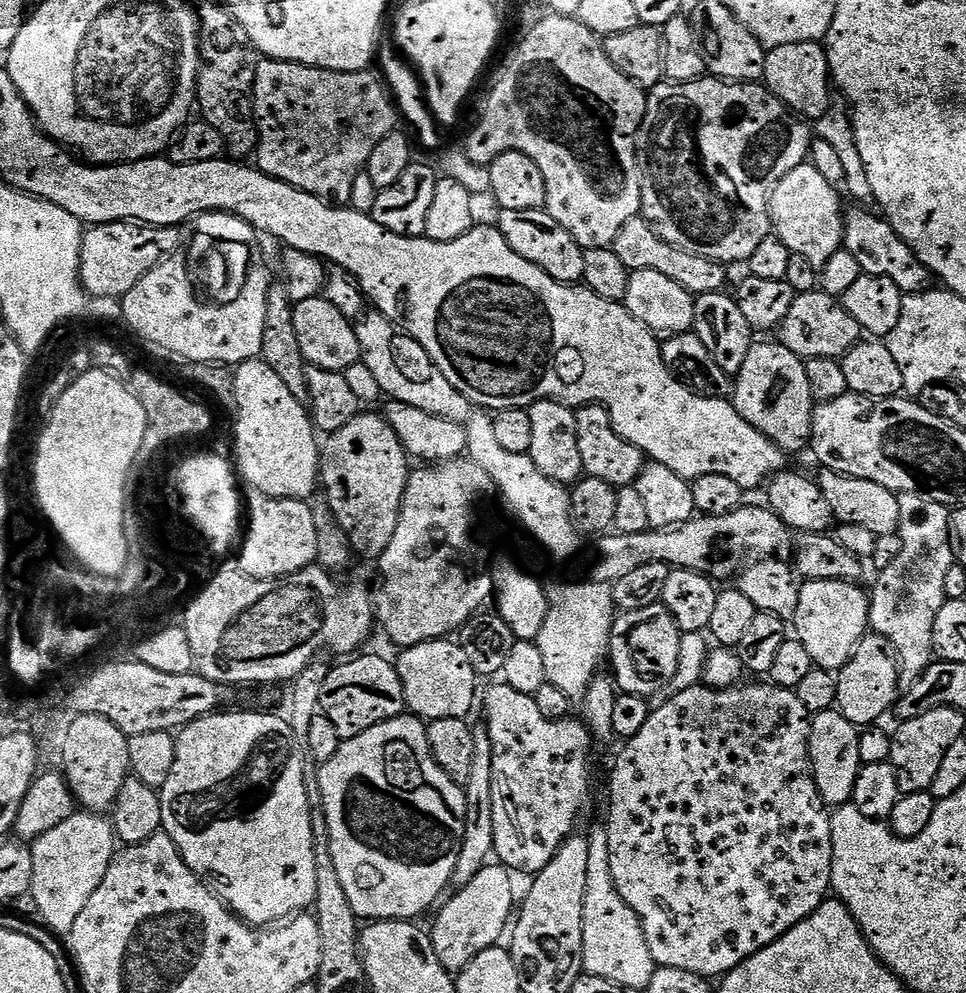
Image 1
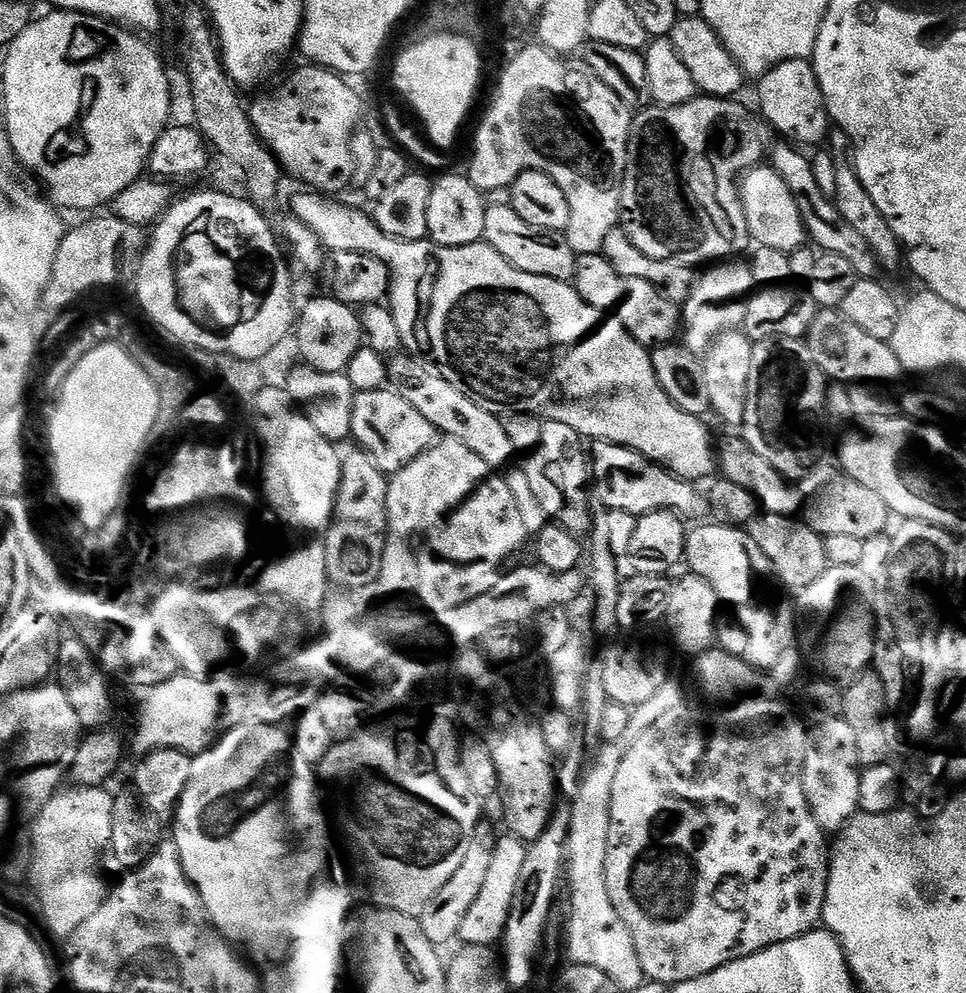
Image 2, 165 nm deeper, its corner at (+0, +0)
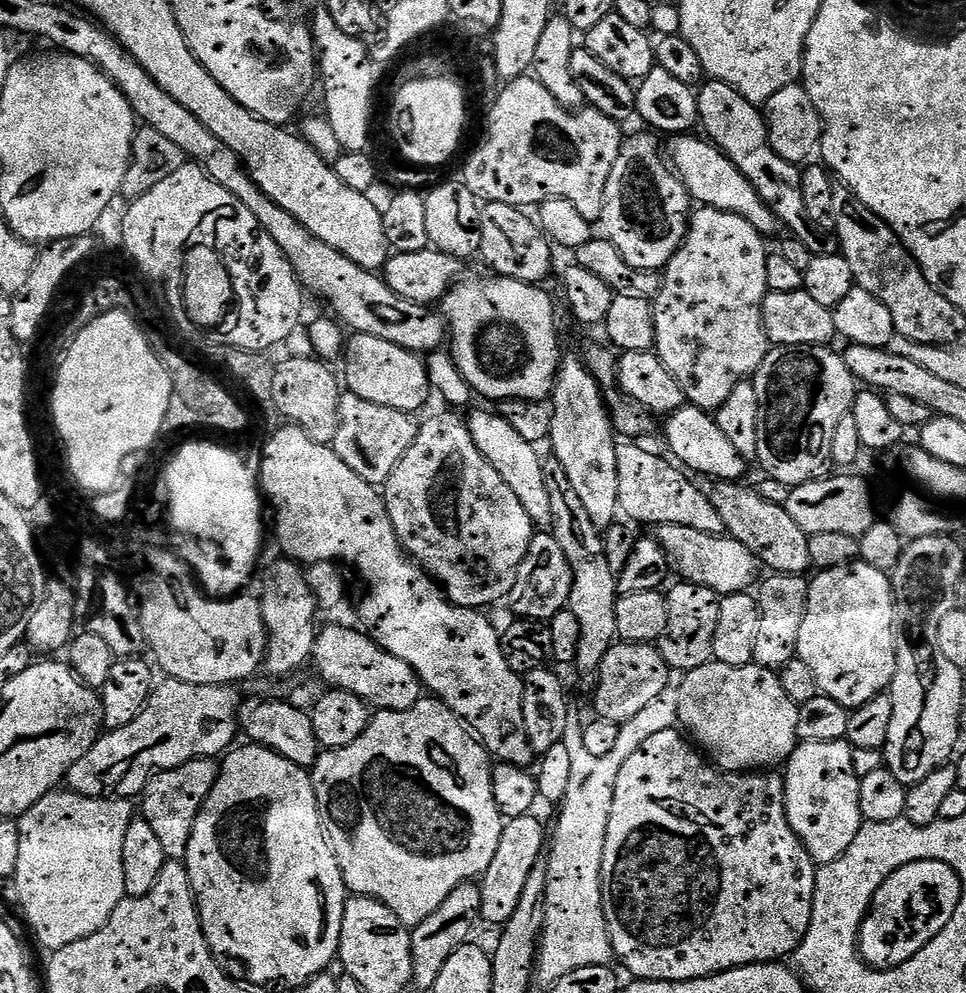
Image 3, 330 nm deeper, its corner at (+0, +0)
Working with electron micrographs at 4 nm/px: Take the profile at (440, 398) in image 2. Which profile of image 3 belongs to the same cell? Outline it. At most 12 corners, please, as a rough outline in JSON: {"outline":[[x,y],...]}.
{"outline":[[499,411],[467,417],[474,446],[518,494],[533,525],[552,527],[537,445]]}

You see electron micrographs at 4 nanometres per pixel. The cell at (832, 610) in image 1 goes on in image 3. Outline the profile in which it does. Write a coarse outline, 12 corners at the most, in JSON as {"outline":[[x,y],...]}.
{"outline":[[815,573],[796,655],[855,710],[896,673],[889,573]]}

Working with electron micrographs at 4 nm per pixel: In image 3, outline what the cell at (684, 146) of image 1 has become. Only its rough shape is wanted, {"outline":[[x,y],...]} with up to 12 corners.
{"outline":[[651,131],[629,135],[598,228],[659,273],[694,201]]}

